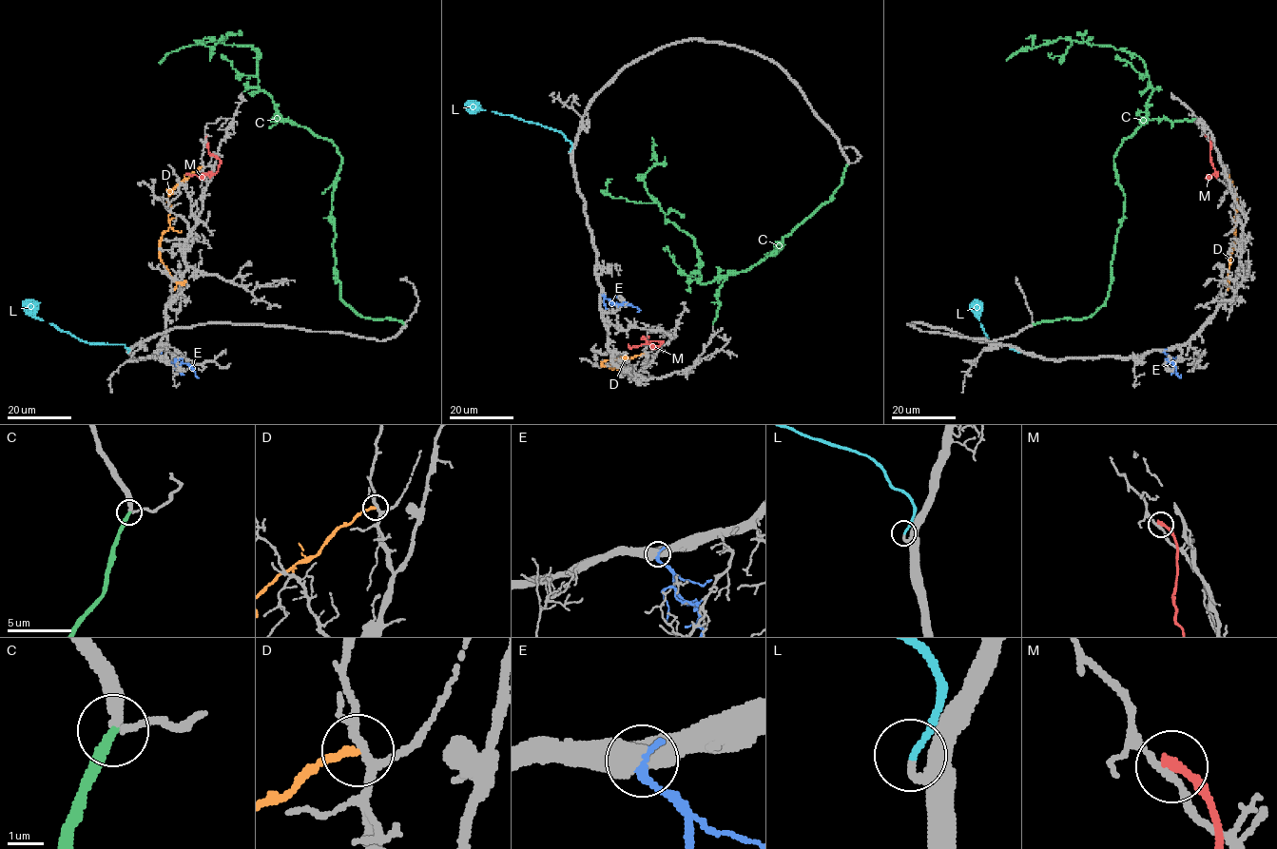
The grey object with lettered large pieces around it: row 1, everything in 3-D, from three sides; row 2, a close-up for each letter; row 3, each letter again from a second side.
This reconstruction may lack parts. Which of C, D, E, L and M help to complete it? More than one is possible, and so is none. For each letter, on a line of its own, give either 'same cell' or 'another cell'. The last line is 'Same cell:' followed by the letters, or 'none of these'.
C: same cell
D: another cell
E: another cell
L: same cell
M: another cell
Same cell: C, L

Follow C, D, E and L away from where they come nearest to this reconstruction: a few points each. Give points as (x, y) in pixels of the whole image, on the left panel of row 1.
C: (405, 324), (361, 318), (340, 298), (338, 148), (279, 114), (259, 88), (252, 46), (205, 38), (209, 60)
D: (203, 165), (182, 181), (167, 198), (169, 226), (161, 237), (159, 249), (160, 258), (176, 281), (186, 280)
E: (161, 351), (172, 364), (189, 365), (195, 375)
L: (126, 352), (129, 349), (124, 343), (87, 343), (61, 331), (35, 316), (25, 299)

